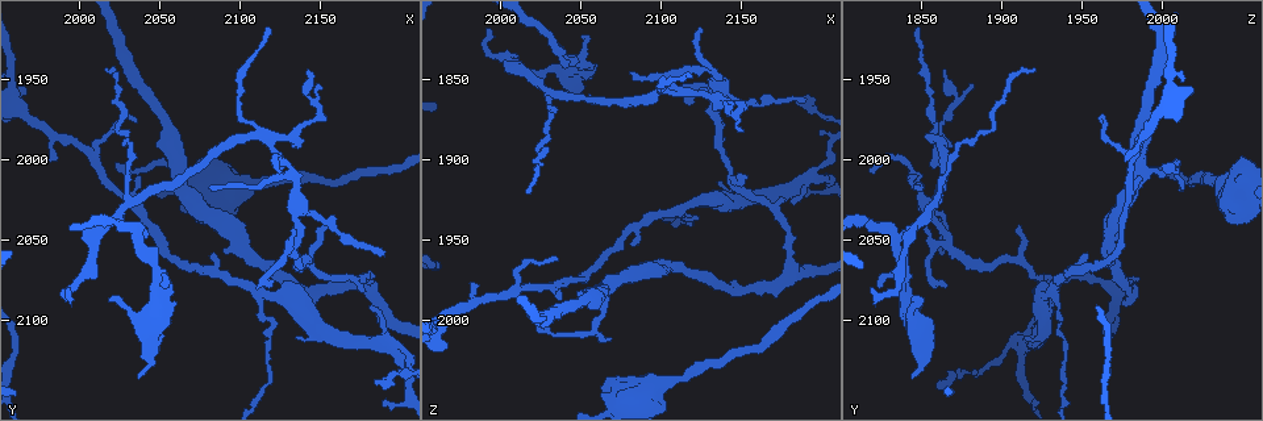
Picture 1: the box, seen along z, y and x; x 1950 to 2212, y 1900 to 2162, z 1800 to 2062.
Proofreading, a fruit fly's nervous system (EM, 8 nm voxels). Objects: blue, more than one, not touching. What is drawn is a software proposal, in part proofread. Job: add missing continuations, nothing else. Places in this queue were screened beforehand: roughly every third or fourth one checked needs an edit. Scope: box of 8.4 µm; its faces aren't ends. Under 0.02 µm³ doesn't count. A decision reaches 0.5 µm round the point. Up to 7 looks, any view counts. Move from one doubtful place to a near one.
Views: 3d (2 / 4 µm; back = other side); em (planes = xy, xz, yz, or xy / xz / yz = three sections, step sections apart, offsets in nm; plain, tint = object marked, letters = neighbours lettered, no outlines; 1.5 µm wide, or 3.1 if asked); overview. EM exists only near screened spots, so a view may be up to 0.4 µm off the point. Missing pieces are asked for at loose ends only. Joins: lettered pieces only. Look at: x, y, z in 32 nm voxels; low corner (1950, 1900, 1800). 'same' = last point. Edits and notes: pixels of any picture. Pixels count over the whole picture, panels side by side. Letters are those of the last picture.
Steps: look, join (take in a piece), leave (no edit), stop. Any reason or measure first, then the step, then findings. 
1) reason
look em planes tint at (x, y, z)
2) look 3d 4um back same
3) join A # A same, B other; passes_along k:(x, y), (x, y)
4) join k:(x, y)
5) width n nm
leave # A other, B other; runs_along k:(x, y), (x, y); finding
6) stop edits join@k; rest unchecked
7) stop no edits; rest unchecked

tapers out
look em xy step 8 tint at (1992, 2080, 1816)

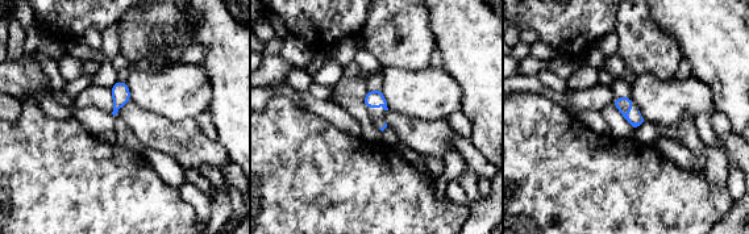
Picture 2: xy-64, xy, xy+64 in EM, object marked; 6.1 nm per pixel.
cut it another way
look em planes letters same

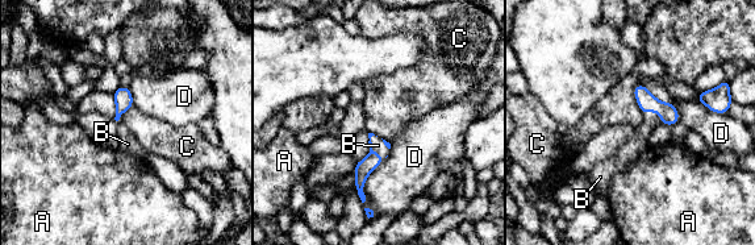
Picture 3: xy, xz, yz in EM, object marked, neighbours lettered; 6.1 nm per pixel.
longest_contact D 340 nm
join 3:(378, 145) # A other, B same, C other, D other; passes_along 3:(363, 169), (374, 150), (378, 145); the neuron continues

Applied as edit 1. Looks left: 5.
see it whole again
look overview

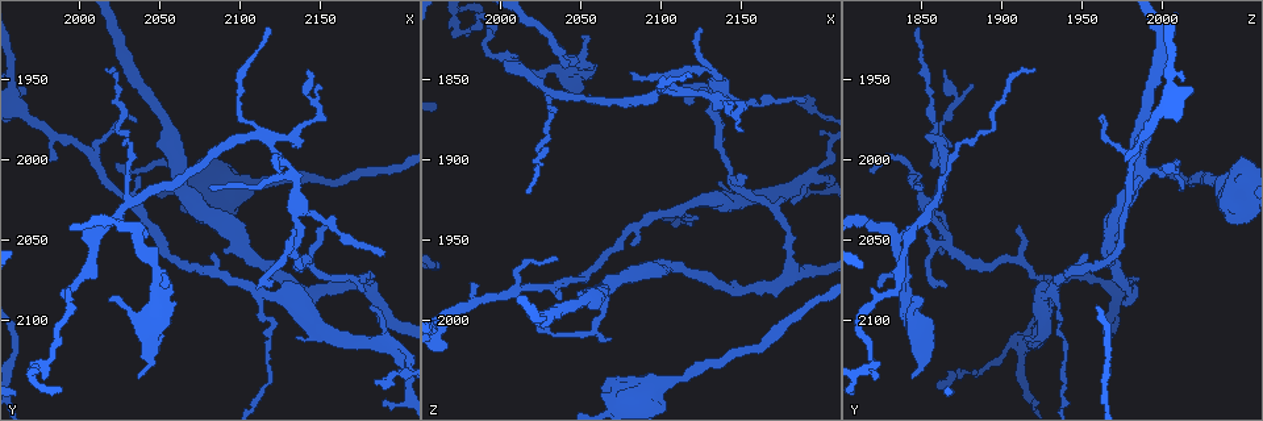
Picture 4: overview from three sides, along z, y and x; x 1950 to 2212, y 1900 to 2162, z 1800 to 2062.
branch stops here
look em xz step 4 letters at (2194, 2142, 1860)

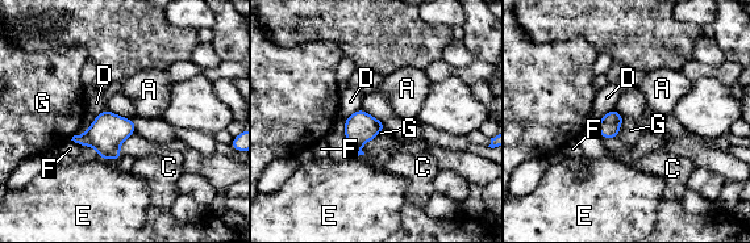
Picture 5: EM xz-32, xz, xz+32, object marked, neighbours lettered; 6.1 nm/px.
longest_contact G 130 nm
leave # A other, C other, D other, E other, F other, G other; border 5:(624, 117), (617, 137); no lettered piece goes on from it

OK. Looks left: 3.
look 3d 4um back at (2080, 2018, 1846)

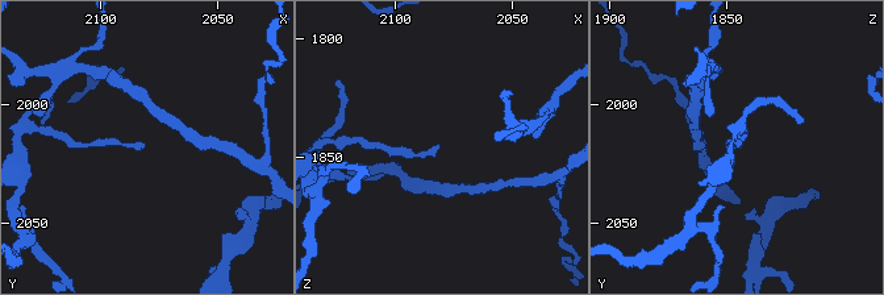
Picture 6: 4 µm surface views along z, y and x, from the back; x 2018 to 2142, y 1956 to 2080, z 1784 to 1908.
need the tissue
look em planes tint at (2082, 2017, 1845)

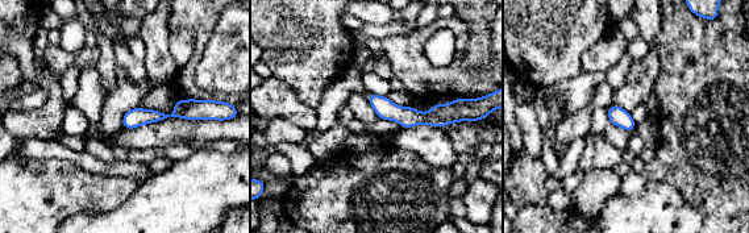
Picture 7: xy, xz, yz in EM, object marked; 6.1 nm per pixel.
what lies round it
look em planes letters same

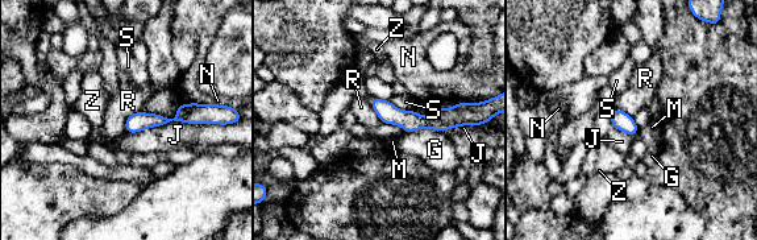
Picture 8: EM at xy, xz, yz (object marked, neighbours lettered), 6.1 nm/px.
leave # G other, J other, M other, N other, R other, S other, Z other; runs_along 8:(374, 102), (411, 121), (457, 115); no lettered piece goes on from it

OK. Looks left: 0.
stop edits join@3; rest unchecked

